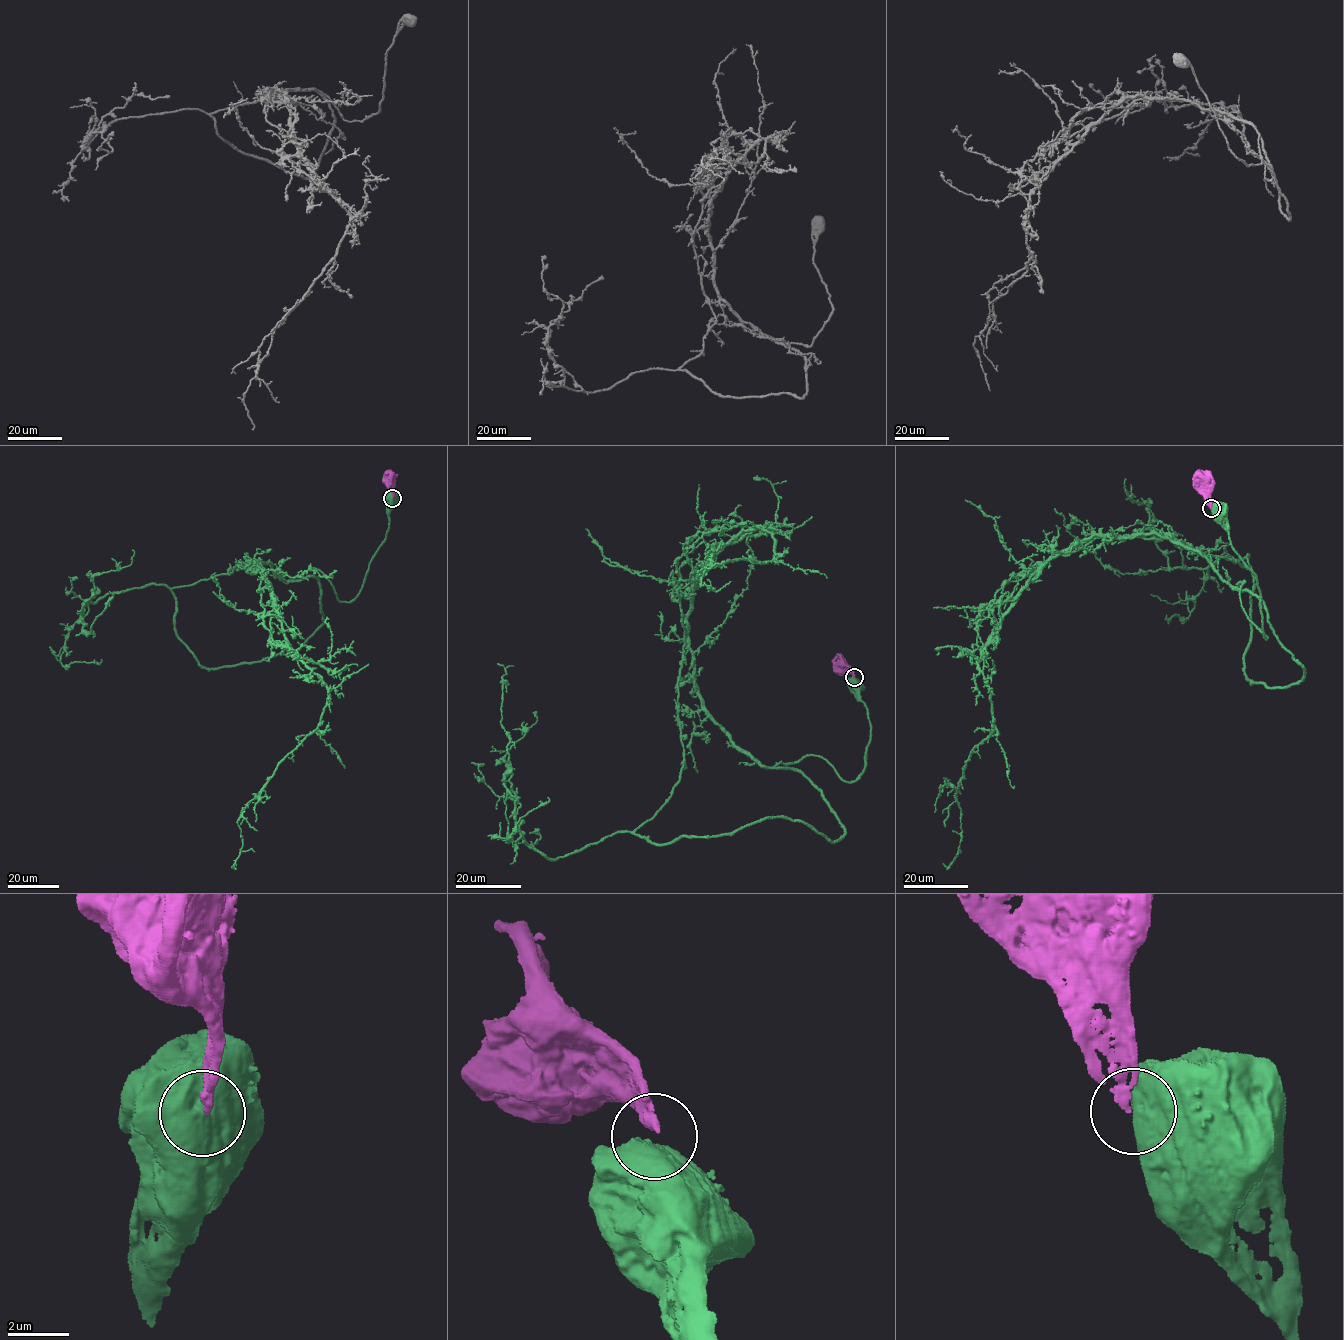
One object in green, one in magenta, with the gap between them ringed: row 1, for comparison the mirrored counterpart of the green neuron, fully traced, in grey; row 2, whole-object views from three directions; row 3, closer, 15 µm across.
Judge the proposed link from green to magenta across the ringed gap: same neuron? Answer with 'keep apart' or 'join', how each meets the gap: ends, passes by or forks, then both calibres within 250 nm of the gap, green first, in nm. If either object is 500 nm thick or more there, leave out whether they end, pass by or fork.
keep apart; calibres 1050 and 320 nm

